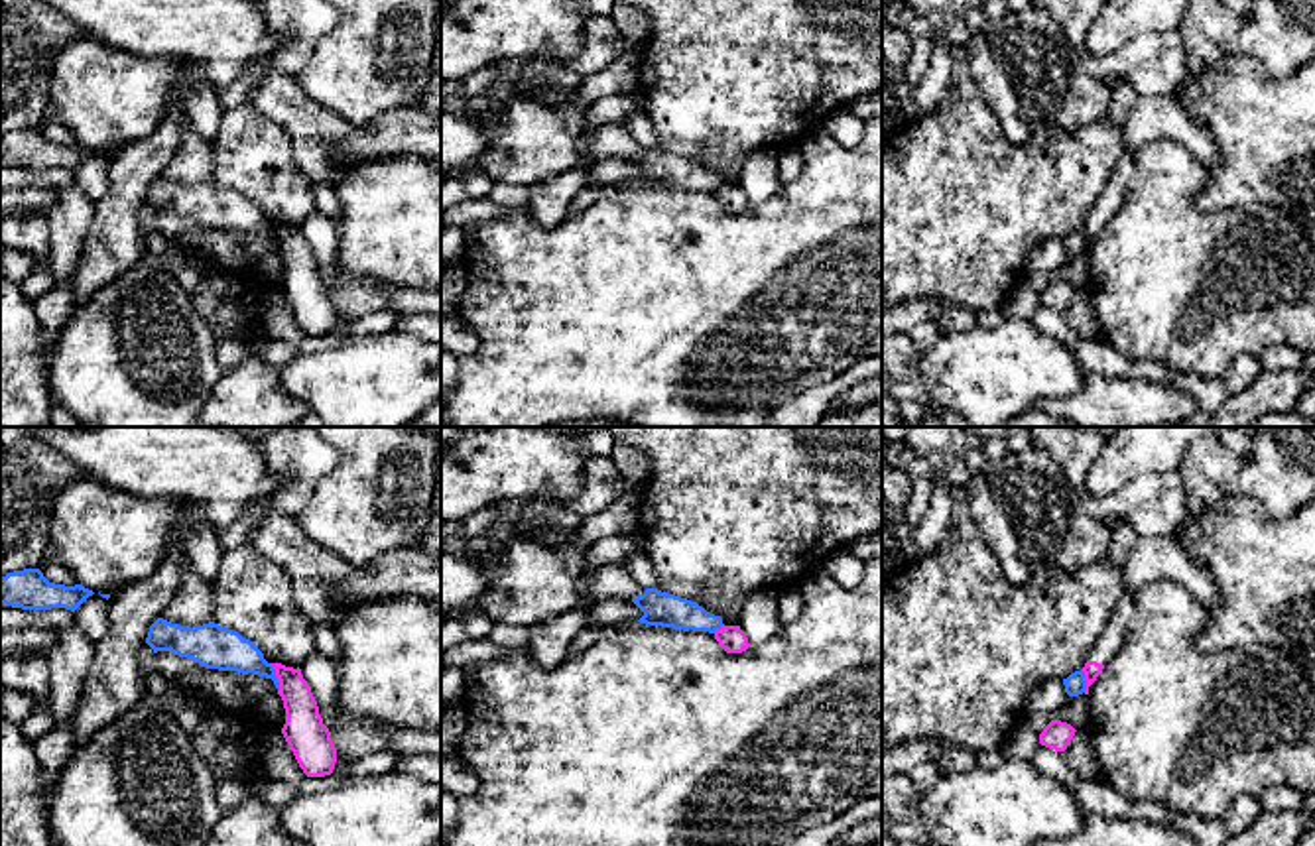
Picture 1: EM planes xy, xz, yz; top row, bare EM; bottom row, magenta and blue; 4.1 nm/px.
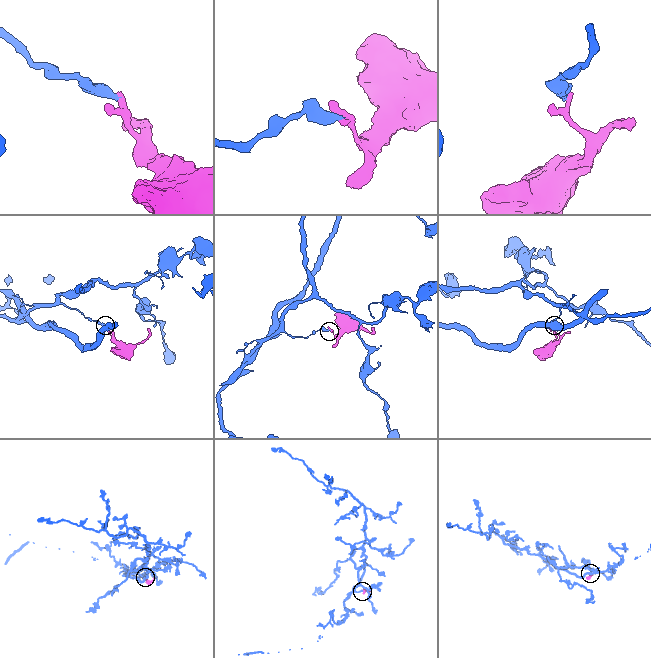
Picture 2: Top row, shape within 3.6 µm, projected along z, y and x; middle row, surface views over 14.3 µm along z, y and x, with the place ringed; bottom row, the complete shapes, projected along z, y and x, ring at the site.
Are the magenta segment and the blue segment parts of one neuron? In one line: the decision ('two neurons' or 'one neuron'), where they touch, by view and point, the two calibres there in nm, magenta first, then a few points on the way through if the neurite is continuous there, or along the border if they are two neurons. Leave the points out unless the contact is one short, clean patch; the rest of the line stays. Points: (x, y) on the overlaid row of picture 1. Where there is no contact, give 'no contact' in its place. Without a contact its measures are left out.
two neurons; meets magenta in xy at (276, 675); 170 nm thick on the magenta side, 170 nm on the other; border along xy (270, 664), (278, 691)

